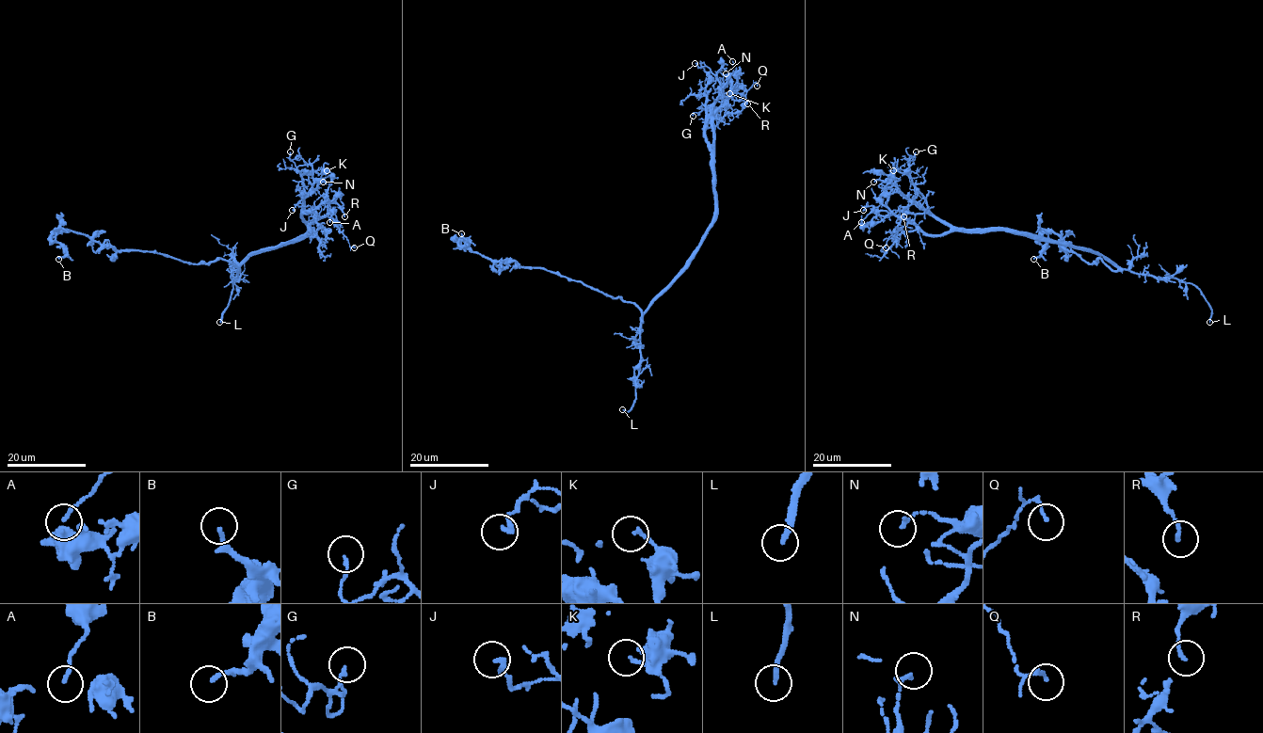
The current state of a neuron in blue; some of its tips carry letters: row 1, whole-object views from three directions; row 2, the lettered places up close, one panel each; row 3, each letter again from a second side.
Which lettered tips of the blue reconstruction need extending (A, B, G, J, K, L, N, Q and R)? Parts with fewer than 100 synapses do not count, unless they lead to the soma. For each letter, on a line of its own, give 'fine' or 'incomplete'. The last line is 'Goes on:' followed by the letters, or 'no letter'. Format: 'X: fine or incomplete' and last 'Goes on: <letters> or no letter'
A: fine
B: fine
G: fine
J: fine
K: fine
L: incomplete
N: fine
Q: fine
R: fine
Goes on: L

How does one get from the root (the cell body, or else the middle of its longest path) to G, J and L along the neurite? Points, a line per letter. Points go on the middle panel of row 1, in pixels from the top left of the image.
G: (658, 294), (685, 265), (714, 210), (714, 151), (707, 142), (706, 129), (715, 109), (703, 109), (693, 116)
J: (658, 294), (685, 265), (714, 210), (714, 151), (707, 142), (706, 121), (720, 81), (708, 67), (695, 63)
L: (658, 294), (643, 316), (635, 399), (628, 411), (622, 409)

